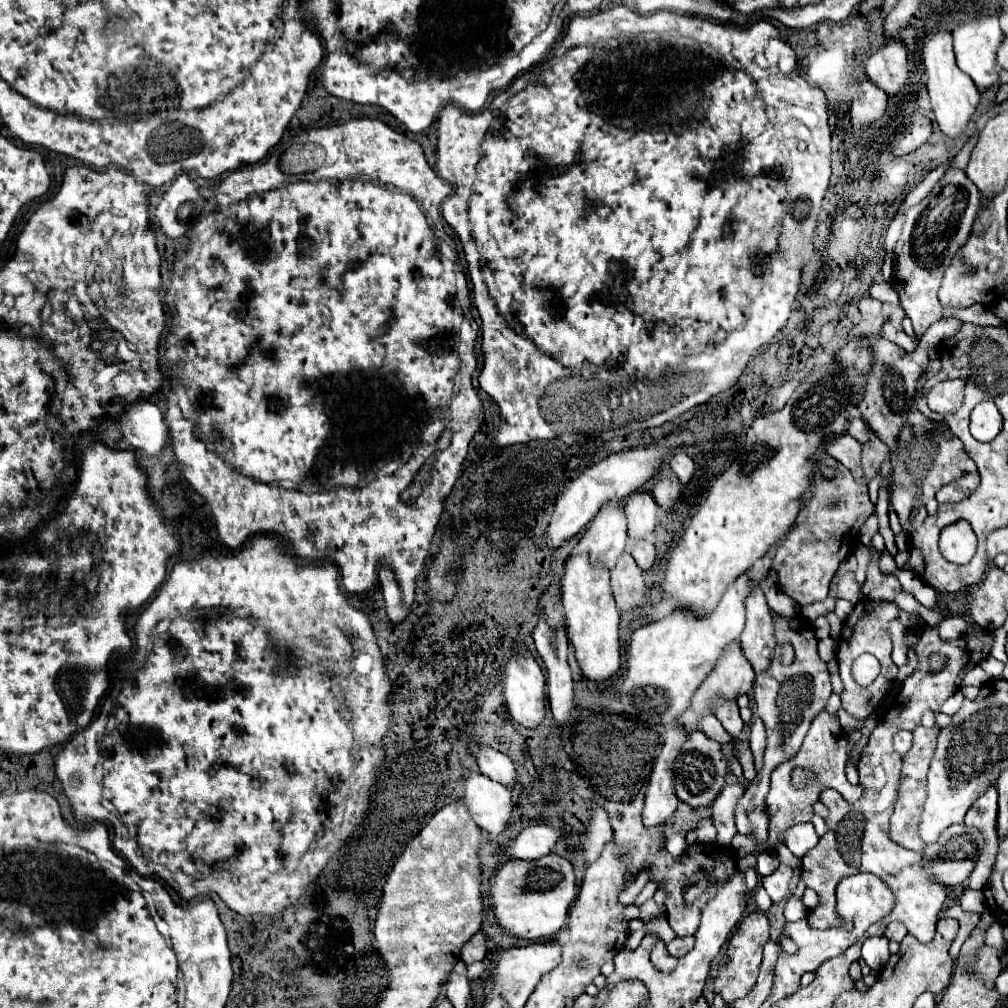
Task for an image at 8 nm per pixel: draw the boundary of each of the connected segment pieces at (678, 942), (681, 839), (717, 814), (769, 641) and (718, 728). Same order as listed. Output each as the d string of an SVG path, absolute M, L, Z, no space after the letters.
M687 936L684 938L675 938L671 942L669 942L666 947L668 952L676 957L682 957L686 955L690 950L693 949L695 944L694 936Z
M676 832L666 840L666 850L674 856L682 854L686 850L686 834L684 832Z
M728 782L710 806L710 816L714 820L720 846L730 846L732 838L736 836L734 806L744 796L744 790L744 782Z
M758 582L746 598L746 626L740 644L756 672L762 672L774 658L776 642L772 636L772 614Z
M706 714L704 718L700 718L700 726L698 726L708 738L712 738L712 740L716 740L716 742L720 742L720 744L726 744L728 740L730 740L730 736L728 736L728 732L724 730L724 726L712 716L712 714Z

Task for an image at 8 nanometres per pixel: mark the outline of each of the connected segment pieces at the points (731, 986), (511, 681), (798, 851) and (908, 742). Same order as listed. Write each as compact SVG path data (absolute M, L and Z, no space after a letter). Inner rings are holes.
M752 912L748 914L736 928L736 932L732 934L732 938L728 940L728 960L726 964L718 970L718 976L714 978L714 992L718 996L722 996L728 1004L732 1004L734 1000L738 998L744 998L748 994L753 986L756 984L760 965L762 962L762 948L764 944L770 940L770 924L768 924L768 918L762 914L762 912Z
M522 644L516 654L506 660L504 698L510 716L526 726L536 728L544 718L544 674L532 652Z
M796 824L794 828L786 830L786 836L784 836L786 846L798 858L802 858L810 848L814 848L818 844L818 840L820 840L820 836L816 834L816 830L814 830L812 824Z
M899 731L896 738L894 738L894 748L904 756L910 750L910 746L912 746L912 734L910 734L910 731Z

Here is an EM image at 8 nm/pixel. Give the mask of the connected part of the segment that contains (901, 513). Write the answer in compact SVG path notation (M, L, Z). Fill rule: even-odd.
M916 406L910 408L906 422L898 434L894 456L896 458L892 462L894 482L890 492L890 504L896 510L906 534L912 534L926 518L926 504L920 500L936 496L936 492L944 484L960 478L964 472L976 470L976 464L964 452L960 438L948 430L948 424L926 418L924 414L920 414ZM944 460L950 460L950 462L944 462Z

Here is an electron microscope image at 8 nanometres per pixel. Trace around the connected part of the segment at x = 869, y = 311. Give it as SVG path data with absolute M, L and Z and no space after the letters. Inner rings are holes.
M863 297L858 303L859 310L863 314L863 320L849 333L849 339L868 337L880 331L885 323L885 315L882 311L882 304L872 297Z

